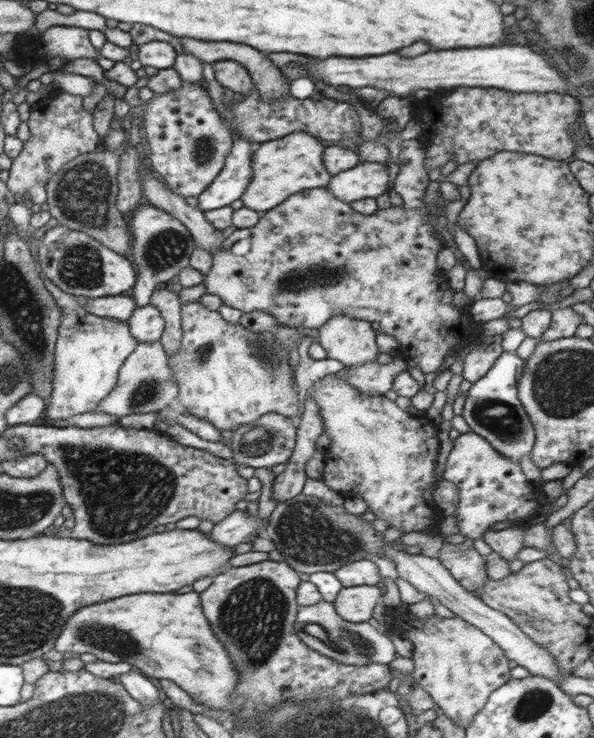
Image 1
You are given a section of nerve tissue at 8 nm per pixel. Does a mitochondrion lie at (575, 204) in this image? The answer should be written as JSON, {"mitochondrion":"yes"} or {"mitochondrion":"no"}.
{"mitochondrion":"no"}

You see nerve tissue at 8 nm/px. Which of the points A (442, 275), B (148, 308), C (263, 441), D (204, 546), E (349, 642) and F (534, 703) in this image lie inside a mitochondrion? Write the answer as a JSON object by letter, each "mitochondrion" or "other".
{"A":"other","B":"other","C":"mitochondrion","D":"other","E":"mitochondrion","F":"mitochondrion"}

